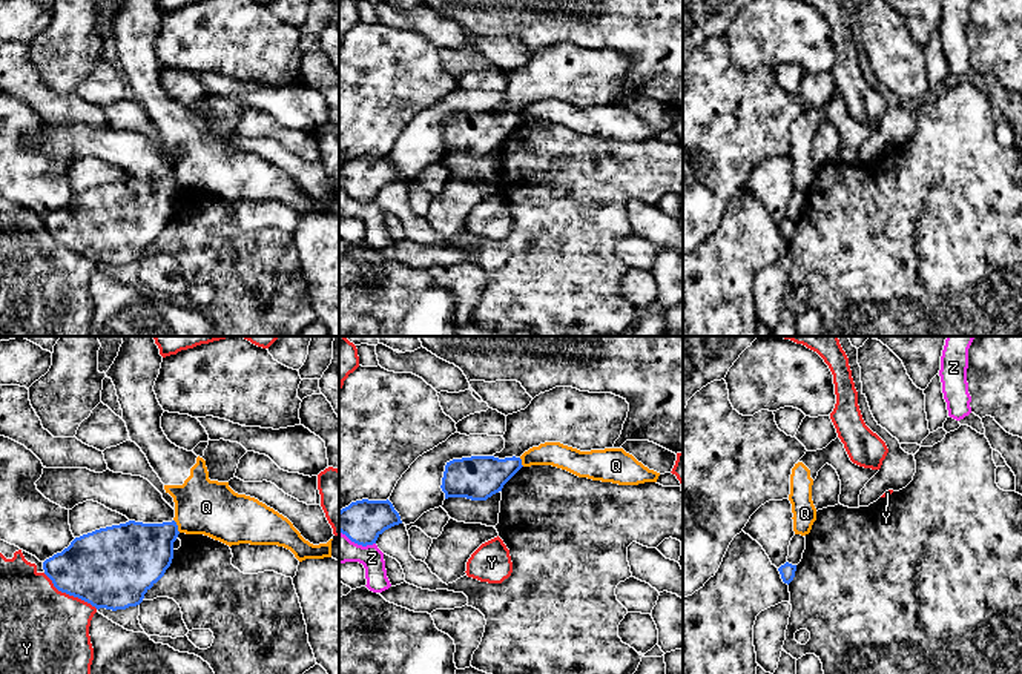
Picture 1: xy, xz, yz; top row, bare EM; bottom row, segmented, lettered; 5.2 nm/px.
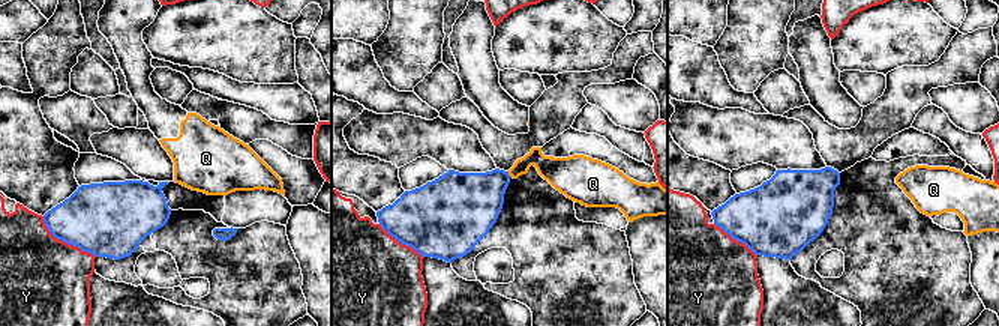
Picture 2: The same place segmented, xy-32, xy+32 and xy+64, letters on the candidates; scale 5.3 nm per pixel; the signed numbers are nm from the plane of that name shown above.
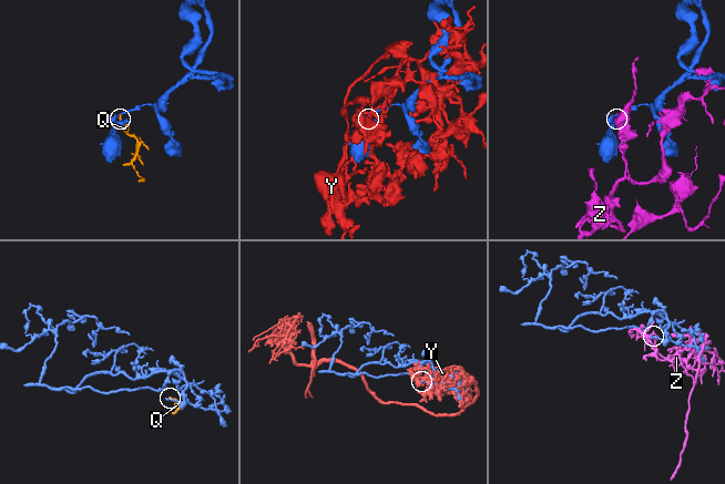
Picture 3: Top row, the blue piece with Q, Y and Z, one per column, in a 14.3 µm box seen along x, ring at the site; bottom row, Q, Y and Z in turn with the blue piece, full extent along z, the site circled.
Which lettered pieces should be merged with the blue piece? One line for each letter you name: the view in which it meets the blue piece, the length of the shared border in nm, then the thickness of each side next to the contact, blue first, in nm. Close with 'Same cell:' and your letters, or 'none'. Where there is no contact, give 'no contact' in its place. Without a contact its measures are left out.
Same cell: none

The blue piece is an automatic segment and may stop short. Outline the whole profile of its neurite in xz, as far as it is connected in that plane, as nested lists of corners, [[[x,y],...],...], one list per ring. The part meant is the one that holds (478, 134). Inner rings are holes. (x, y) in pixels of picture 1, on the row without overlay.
[[[471,112],[447,118],[442,147],[448,154],[486,157],[522,124],[520,114]]]

